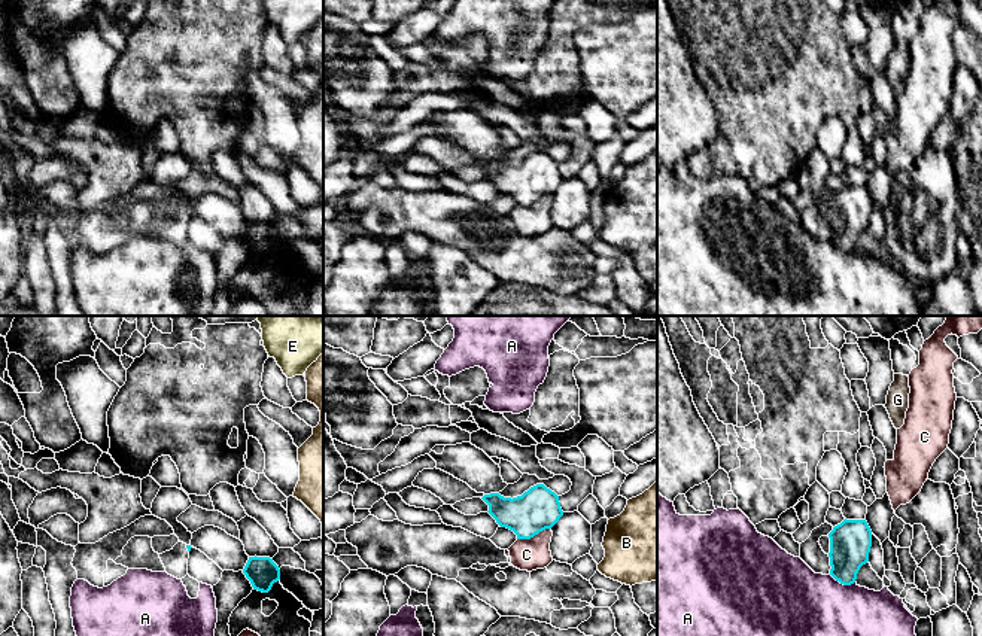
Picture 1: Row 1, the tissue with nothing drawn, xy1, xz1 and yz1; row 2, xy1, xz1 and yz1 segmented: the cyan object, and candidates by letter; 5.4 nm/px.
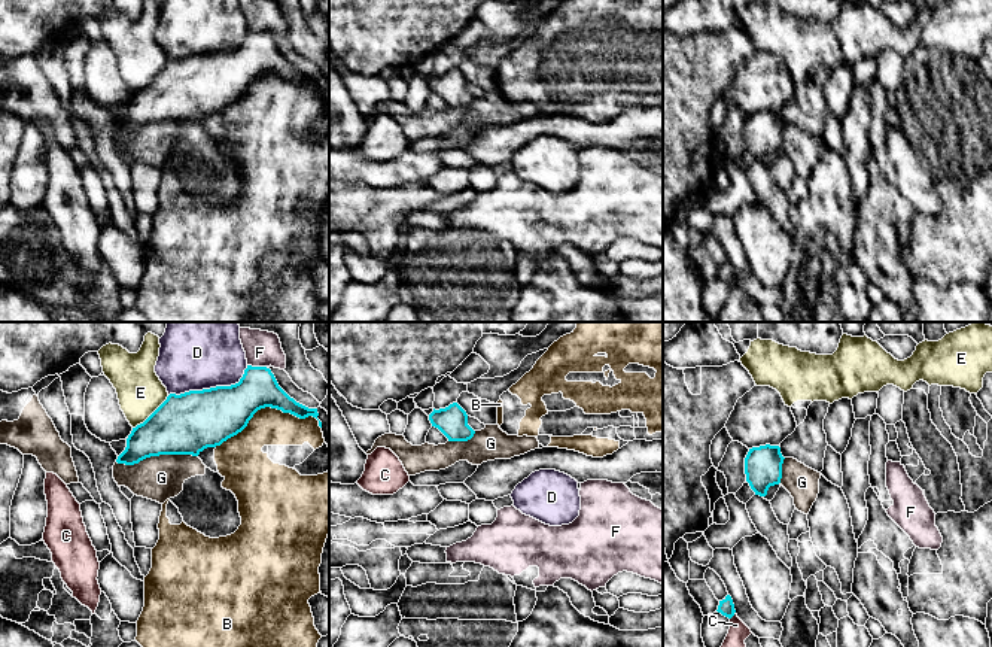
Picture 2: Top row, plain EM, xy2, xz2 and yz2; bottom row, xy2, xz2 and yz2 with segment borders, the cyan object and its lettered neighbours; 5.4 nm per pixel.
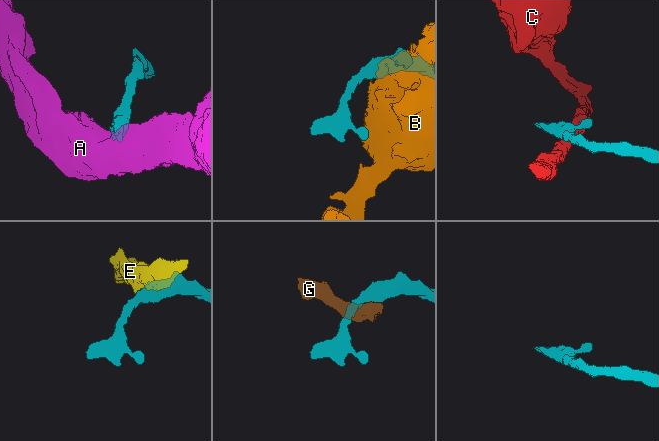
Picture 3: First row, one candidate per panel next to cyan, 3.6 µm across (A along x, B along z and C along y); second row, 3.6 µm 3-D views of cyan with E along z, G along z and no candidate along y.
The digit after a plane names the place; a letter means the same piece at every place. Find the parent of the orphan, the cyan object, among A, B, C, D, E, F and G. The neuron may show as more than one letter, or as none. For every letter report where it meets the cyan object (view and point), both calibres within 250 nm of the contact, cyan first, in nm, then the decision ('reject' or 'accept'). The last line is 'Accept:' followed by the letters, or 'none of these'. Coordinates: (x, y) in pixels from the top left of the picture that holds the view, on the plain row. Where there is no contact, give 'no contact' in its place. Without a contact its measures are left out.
A: contact yz1 (842, 249); calibres 220 and 480 nm; reject
B: contact xy2 (267, 72); calibres 280 and 200 nm; reject
C: contact xz1 (534, 201); calibres 240 and 180 nm; reject
D: contact xy2 (210, 54); calibres 320 and 300 nm; reject
E: contact xy2 (152, 79); calibres 320 and 240 nm; reject
F: contact xy2 (256, 33); calibres 220 and 180 nm; reject
G: contact xy2 (157, 121); calibres 320 and 240 nm; reject
Accept: none of these

